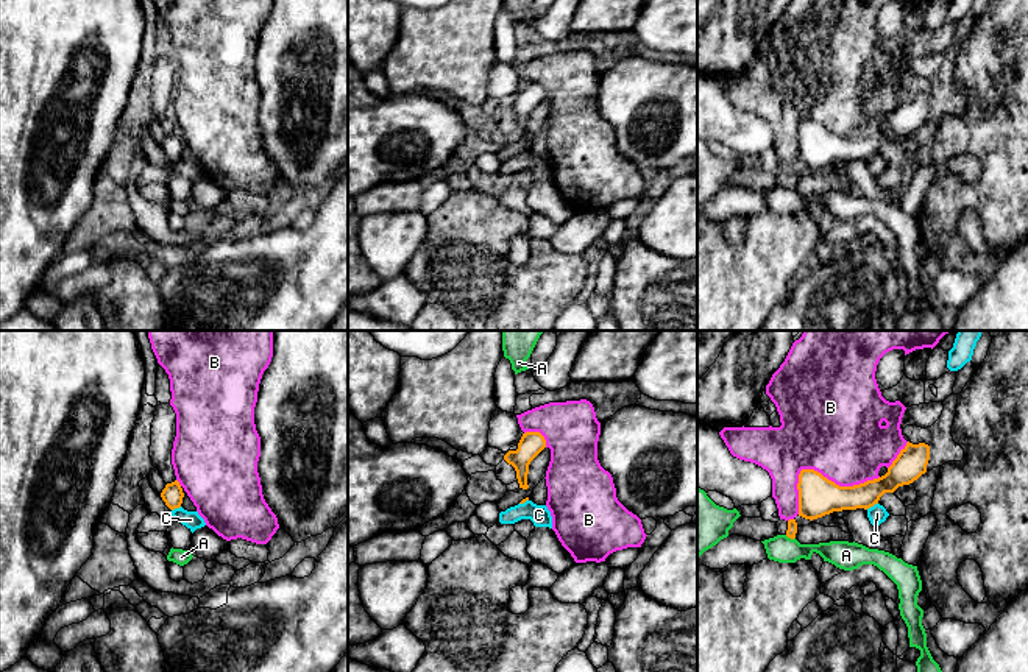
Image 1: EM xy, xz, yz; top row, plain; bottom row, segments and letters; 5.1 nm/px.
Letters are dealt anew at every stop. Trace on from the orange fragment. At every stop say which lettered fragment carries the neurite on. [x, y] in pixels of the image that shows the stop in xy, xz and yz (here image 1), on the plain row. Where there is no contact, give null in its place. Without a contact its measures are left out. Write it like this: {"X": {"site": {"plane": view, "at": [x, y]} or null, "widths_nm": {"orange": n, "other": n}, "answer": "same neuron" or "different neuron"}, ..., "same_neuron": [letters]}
{"A": {"site": {"plane": "yz", "at": [790, 187]}, "widths_nm": {"orange": 50, "other": 140}, "answer": "different neuron"}, "B": {"site": {"plane": "yz", "at": [818, 123]}, "widths_nm": {"orange": 200, "other": 480}, "answer": "different neuron"}, "C": {"site": {"plane": "yz", "at": [871, 156]}, "widths_nm": {"orange": 180, "other": 90}, "answer": "different neuron"}, "same_neuron": []}

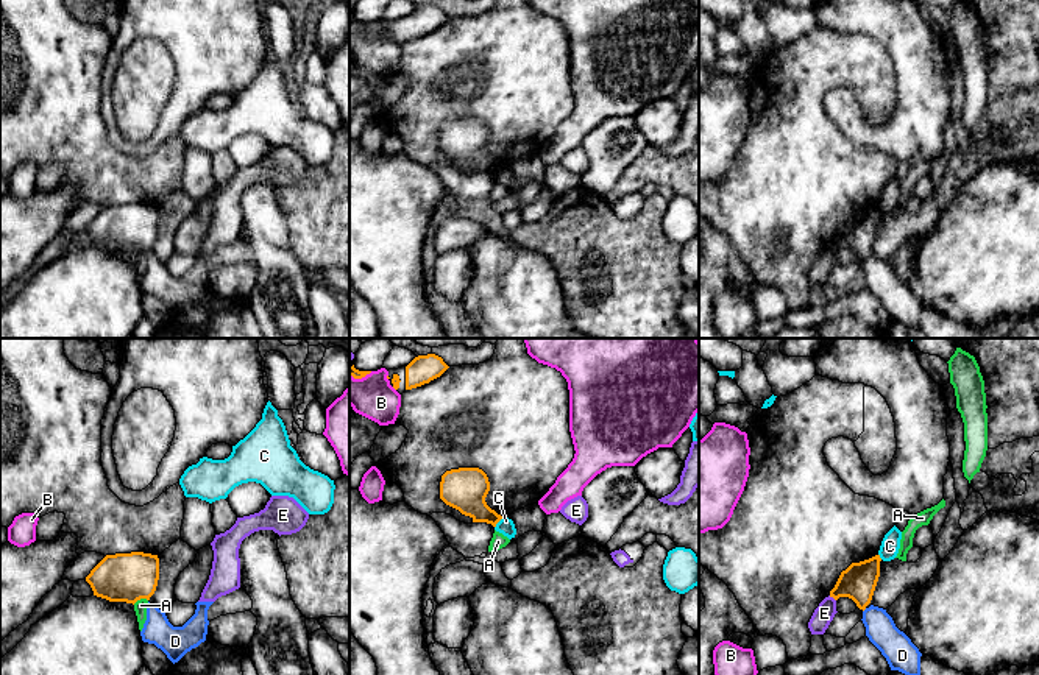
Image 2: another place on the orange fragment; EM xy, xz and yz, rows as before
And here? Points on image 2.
{"A": {"site": {"plane": "xy", "at": [139, 250]}, "widths_nm": {"orange": 260, "other": 60}, "answer": "different neuron"}, "B": {"site": {"plane": "xz", "at": [361, 28]}, "widths_nm": {"orange": 50, "other": 220}, "answer": "different neuron"}, "C": {"site": {"plane": "xz", "at": [498, 172]}, "widths_nm": {"orange": 220, "other": 90}, "answer": "different neuron"}, "D": {"site": null, "answer": "same neuron"}, "E": {"site": {"plane": "yz", "at": [832, 247]}, "widths_nm": {"orange": 180, "other": 100}, "answer": "different neuron"}, "same_neuron": ["D"]}

